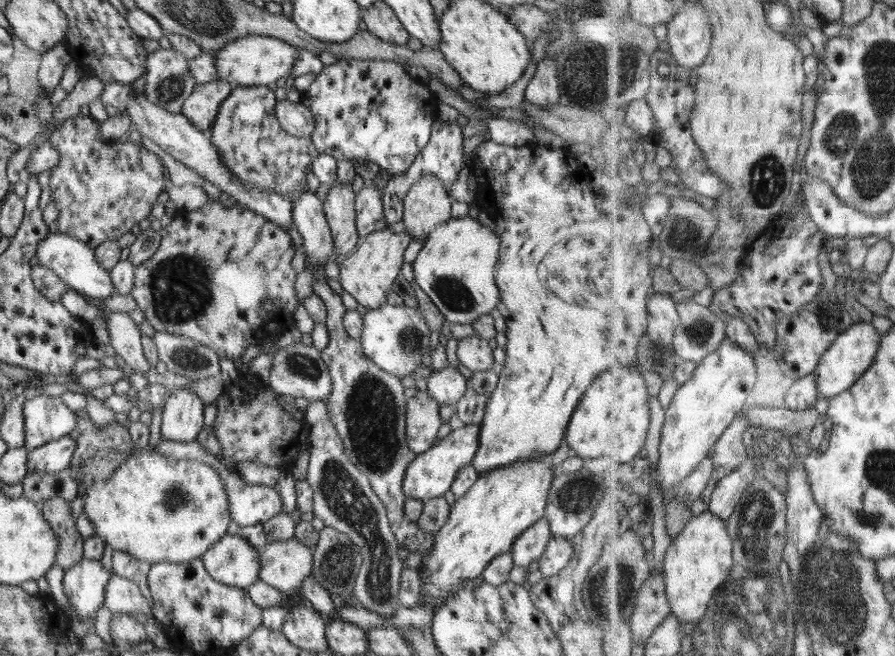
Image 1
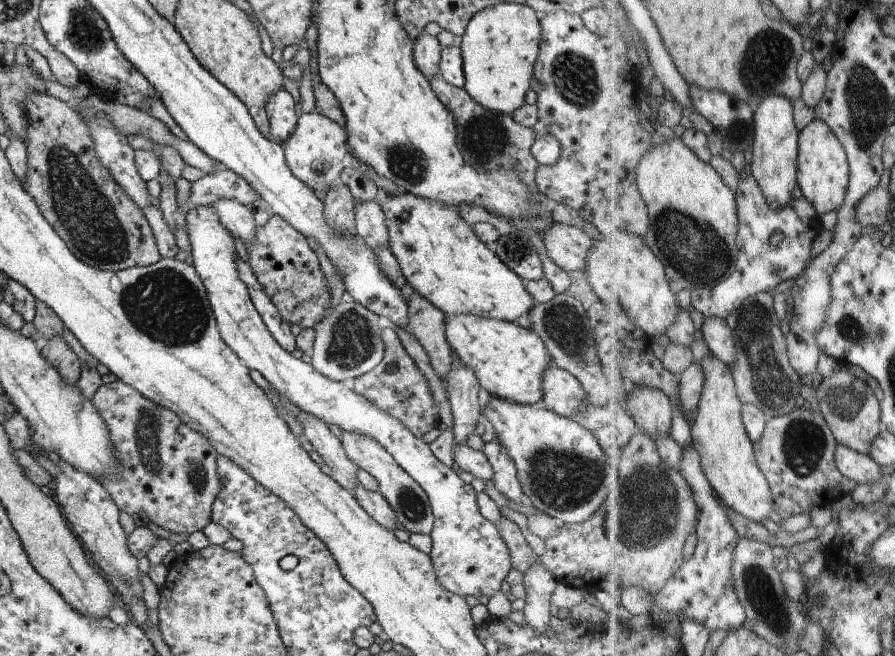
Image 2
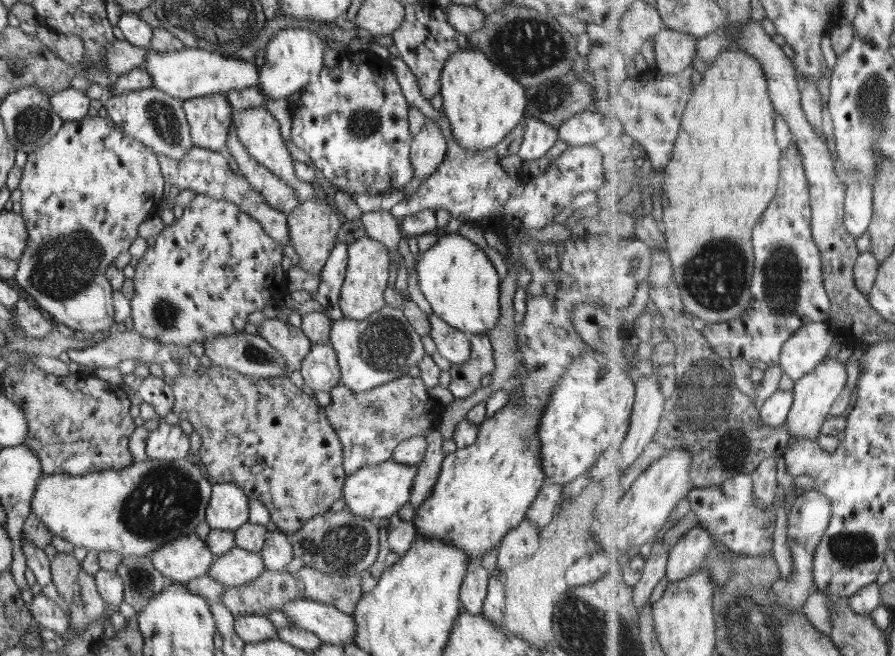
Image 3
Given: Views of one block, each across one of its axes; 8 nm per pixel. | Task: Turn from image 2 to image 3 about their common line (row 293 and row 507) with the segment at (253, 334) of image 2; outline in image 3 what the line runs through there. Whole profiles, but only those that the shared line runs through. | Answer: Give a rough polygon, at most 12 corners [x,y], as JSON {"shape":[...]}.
{"shape":[[234,482],[213,484],[205,522],[236,531],[249,497]]}

